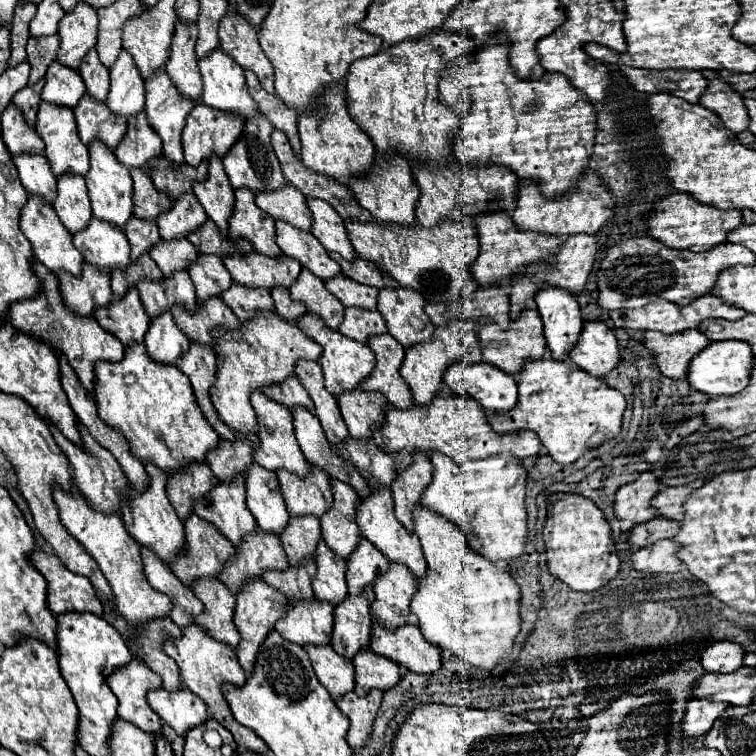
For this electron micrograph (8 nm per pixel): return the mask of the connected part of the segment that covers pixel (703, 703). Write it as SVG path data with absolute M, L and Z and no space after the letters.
M707 698L689 700L689 706L685 710L685 720L683 720L683 732L687 736L707 734L713 720L719 718L725 708L727 706L723 706L723 702L707 702Z

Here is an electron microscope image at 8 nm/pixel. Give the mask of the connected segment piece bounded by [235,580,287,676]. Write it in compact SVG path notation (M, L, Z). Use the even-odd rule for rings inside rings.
M251 580L251 582L247 582L247 586L241 590L241 594L237 598L237 606L235 606L235 626L237 626L239 634L241 634L241 642L235 648L235 652L237 652L239 664L247 672L247 676L253 674L257 652L259 652L261 644L265 642L267 634L273 630L275 622L279 618L283 618L283 616L287 616L287 598L279 590L271 588L263 580Z

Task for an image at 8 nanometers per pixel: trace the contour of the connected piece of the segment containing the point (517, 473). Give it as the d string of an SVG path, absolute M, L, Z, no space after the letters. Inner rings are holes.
M433 452L433 482L421 496L421 504L453 522L465 532L469 546L491 562L513 562L527 548L525 484L527 472L513 454L499 454L479 460L479 470L465 470L451 458Z

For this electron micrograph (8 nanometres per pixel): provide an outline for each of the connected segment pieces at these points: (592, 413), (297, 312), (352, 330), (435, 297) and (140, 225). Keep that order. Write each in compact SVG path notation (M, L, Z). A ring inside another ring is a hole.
M551 358L527 362L517 380L519 402L507 414L487 414L489 424L499 434L533 430L549 456L559 464L571 464L583 454L617 438L625 410L625 396L609 388L601 378L579 370L571 360L555 362Z
M275 288L271 290L271 296L275 300L275 314L281 316L287 322L297 322L301 316L307 314L307 308L299 302L293 302L289 298L289 292L283 288Z
M347 308L345 310L345 320L339 326L339 332L351 340L367 344L369 338L387 334L387 324L383 322L383 316L373 310L357 310L357 308Z
M345 220L345 228L359 258L379 266L387 276L395 278L399 286L413 288L425 298L425 302L449 306L477 290L477 282L469 272L479 254L477 232L473 226L449 220L435 228L401 228Z
M133 216L123 230L131 244L131 262L137 262L143 254L147 254L155 244L161 242L155 222L143 222Z

